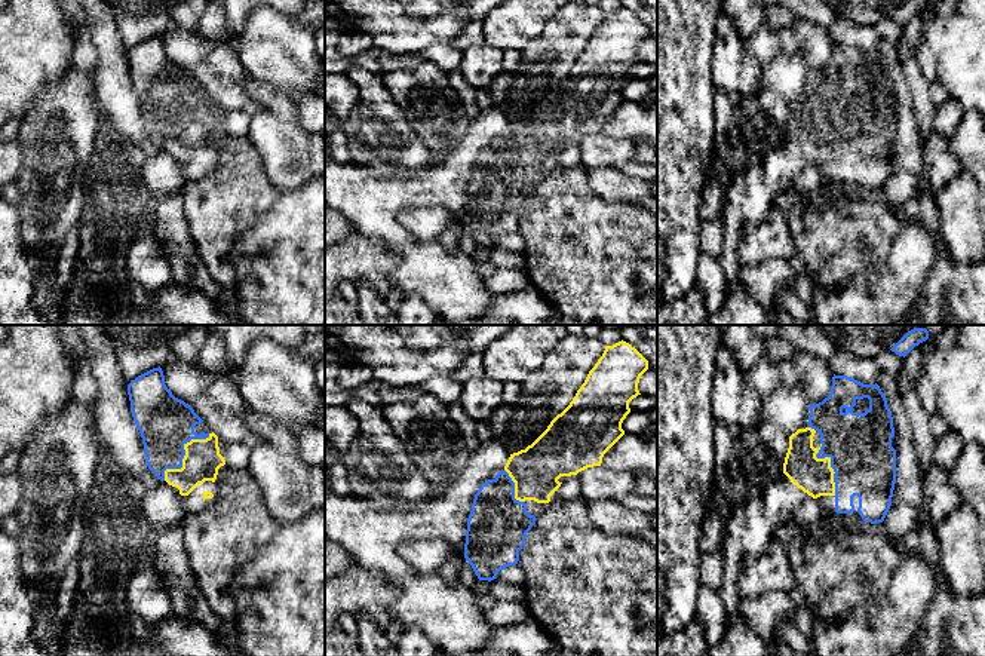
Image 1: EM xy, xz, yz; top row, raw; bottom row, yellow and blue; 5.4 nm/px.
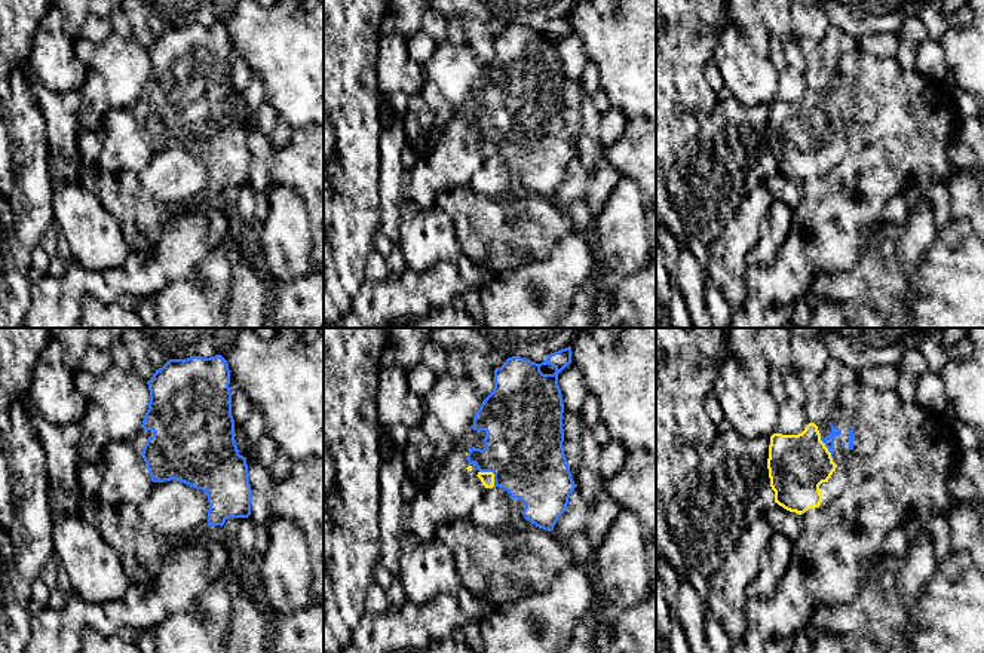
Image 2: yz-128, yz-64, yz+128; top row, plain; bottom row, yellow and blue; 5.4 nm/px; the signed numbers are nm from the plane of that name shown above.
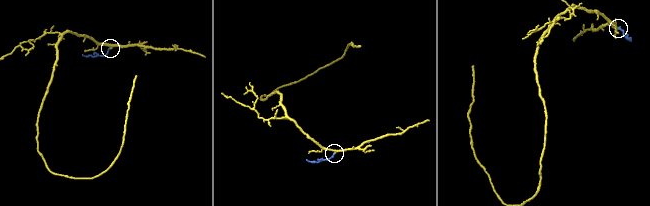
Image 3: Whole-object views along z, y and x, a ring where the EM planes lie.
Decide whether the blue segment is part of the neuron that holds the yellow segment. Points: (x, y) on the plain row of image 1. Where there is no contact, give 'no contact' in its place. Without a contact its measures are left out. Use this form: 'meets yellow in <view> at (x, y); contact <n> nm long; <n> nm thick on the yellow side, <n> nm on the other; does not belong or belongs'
meets yellow in xy at (184, 123); contact 360 nm long; 200 nm thick on the yellow side, 300 nm on the other; belongs

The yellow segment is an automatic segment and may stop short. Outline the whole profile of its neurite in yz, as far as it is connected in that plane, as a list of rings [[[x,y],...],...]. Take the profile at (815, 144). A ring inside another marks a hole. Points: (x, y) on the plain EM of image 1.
[[[834,42],[829,64],[808,77],[808,94],[789,104],[783,141],[813,166],[834,163],[837,181],[856,177],[865,190],[883,190],[896,150],[896,117],[892,114],[895,95],[884,61],[877,50],[863,52]],[[863,65],[869,67],[869,76],[863,82],[854,80],[856,68]]]

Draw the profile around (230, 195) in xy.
[[[225,129],[218,137],[217,147],[205,148],[202,154],[214,165],[205,166],[199,180],[182,187],[184,214],[193,242],[211,278],[224,292],[233,292],[236,279],[231,246],[245,227],[271,208],[279,191],[269,183],[261,157],[248,137],[236,137]]]

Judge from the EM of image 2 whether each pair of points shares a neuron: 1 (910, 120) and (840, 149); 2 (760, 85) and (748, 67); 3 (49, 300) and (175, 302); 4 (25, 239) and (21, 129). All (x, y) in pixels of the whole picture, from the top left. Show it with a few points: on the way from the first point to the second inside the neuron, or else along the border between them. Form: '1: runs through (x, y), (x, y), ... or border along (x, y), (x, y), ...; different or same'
1: border along (857, 112), (848, 129), (846, 155), (828, 171); different
2: runs through (756, 80), (748, 71); same
3: border along (180, 279), (169, 281), (150, 299); different
4: runs through (31, 212), (30, 156); same

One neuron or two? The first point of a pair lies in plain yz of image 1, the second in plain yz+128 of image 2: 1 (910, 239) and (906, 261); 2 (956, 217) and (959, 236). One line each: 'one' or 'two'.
1: two
2: two

